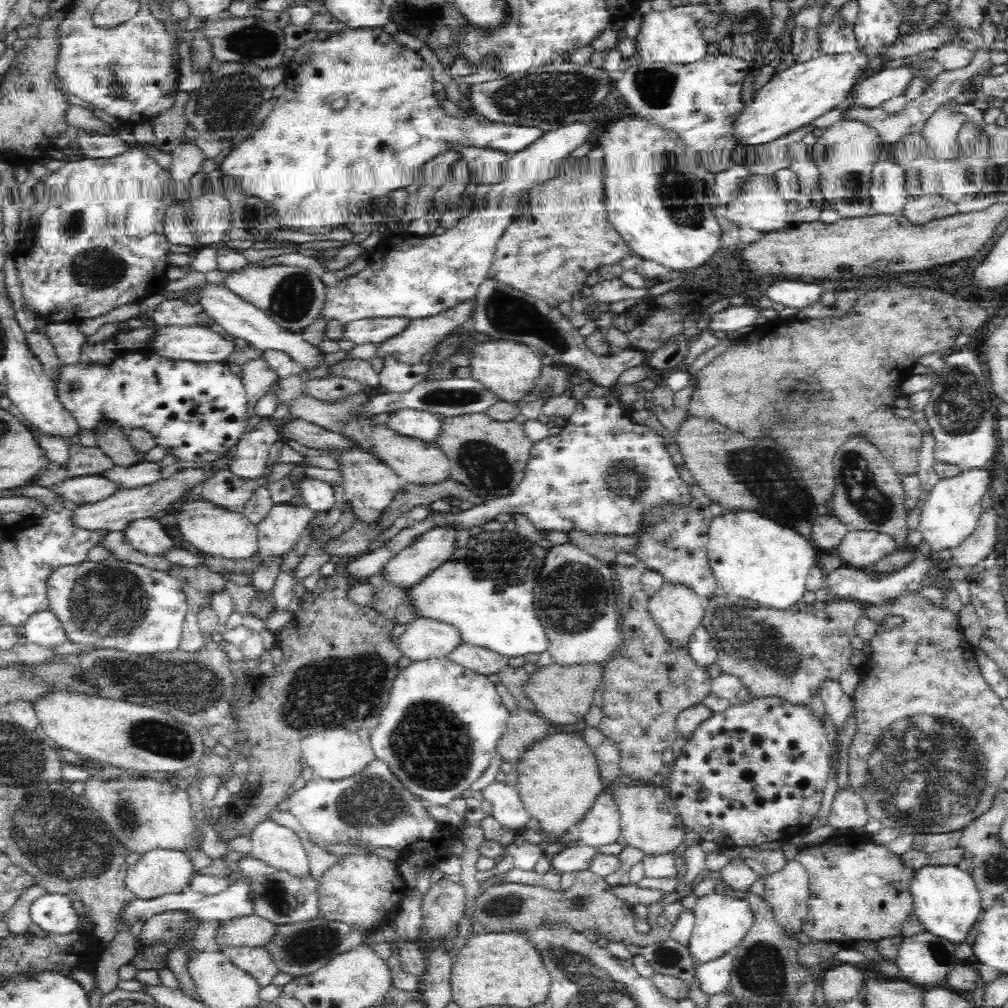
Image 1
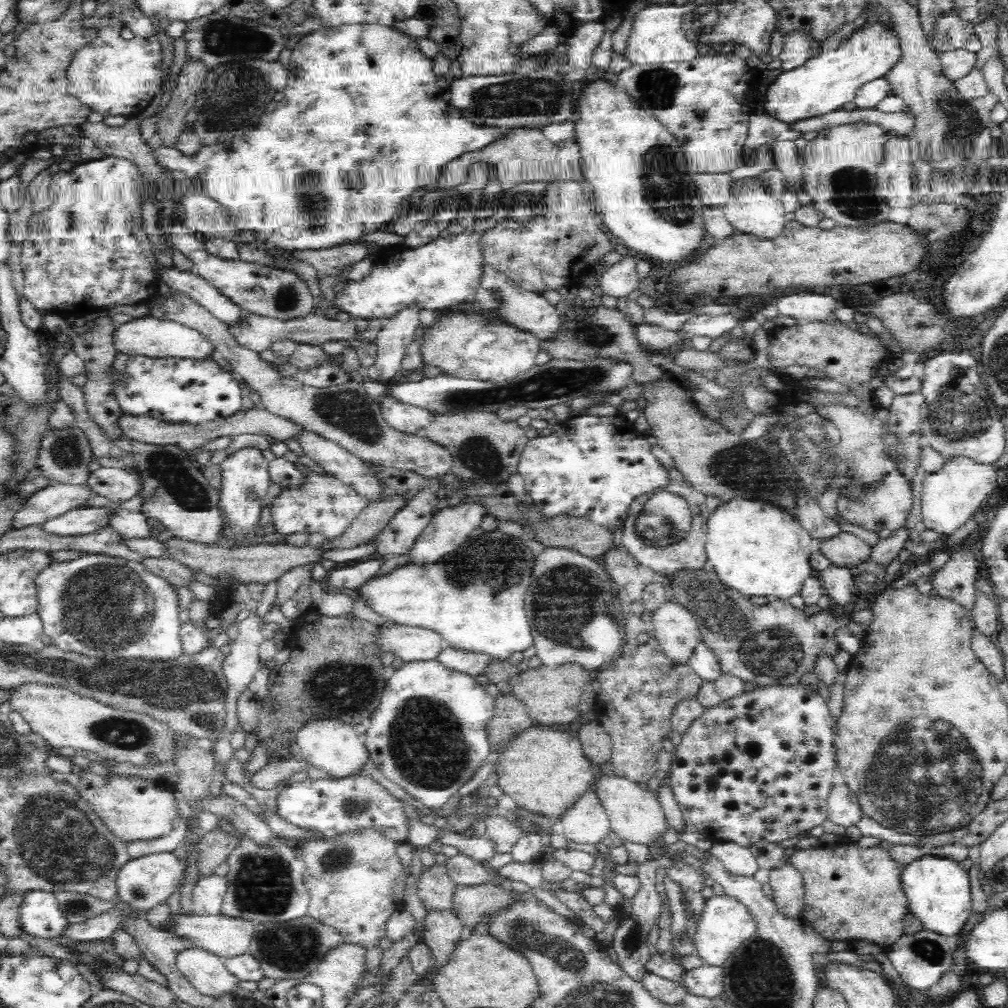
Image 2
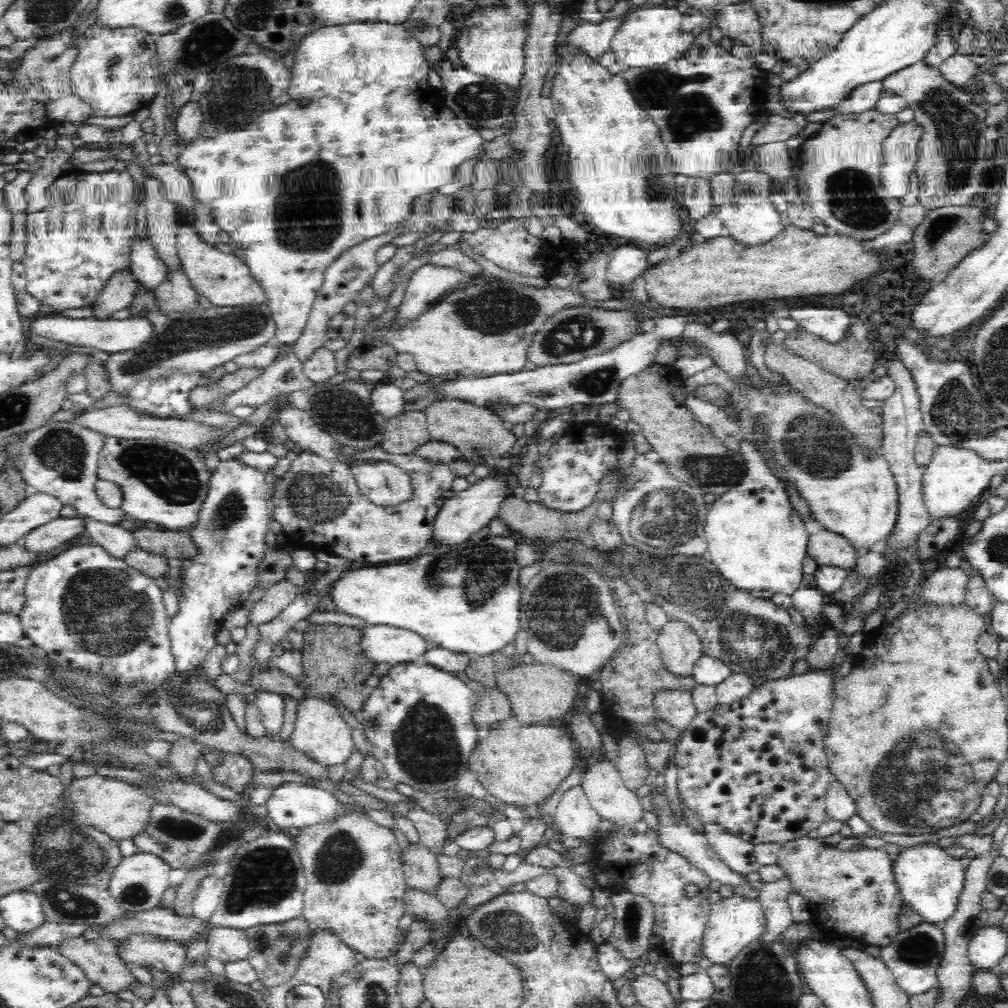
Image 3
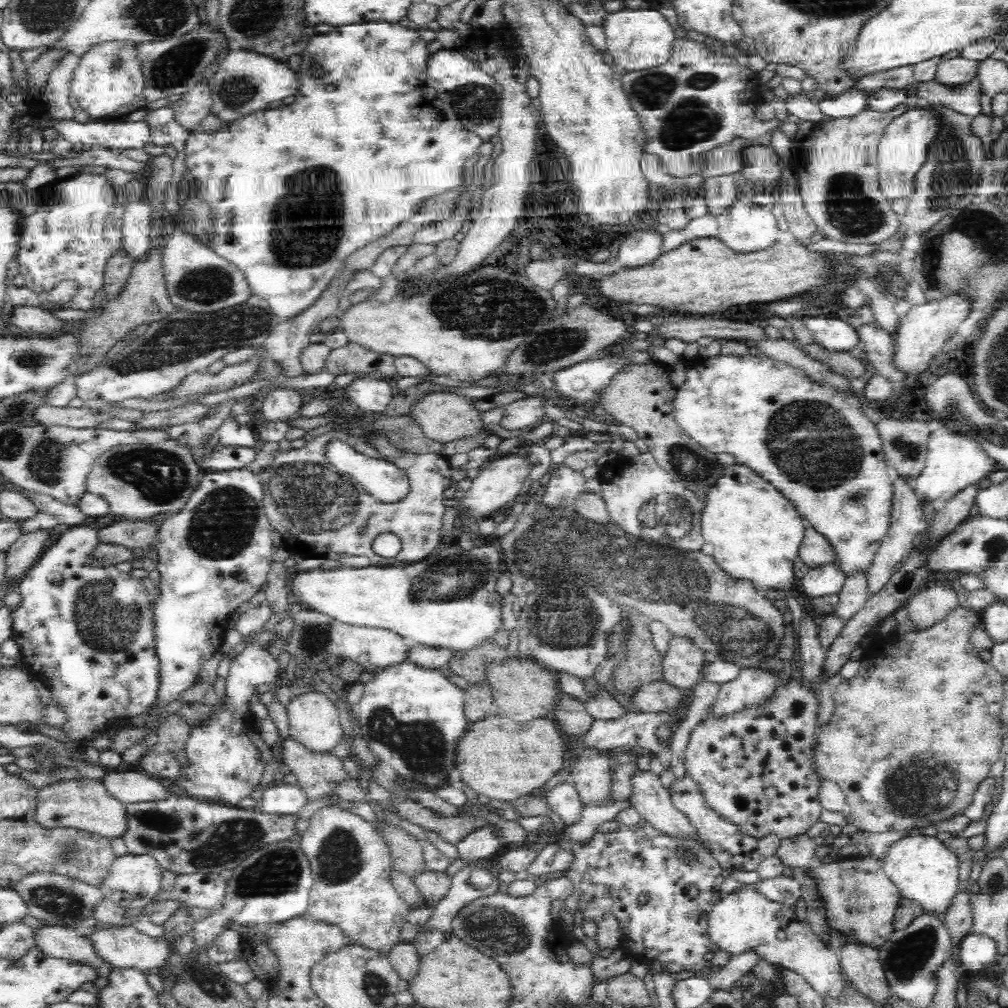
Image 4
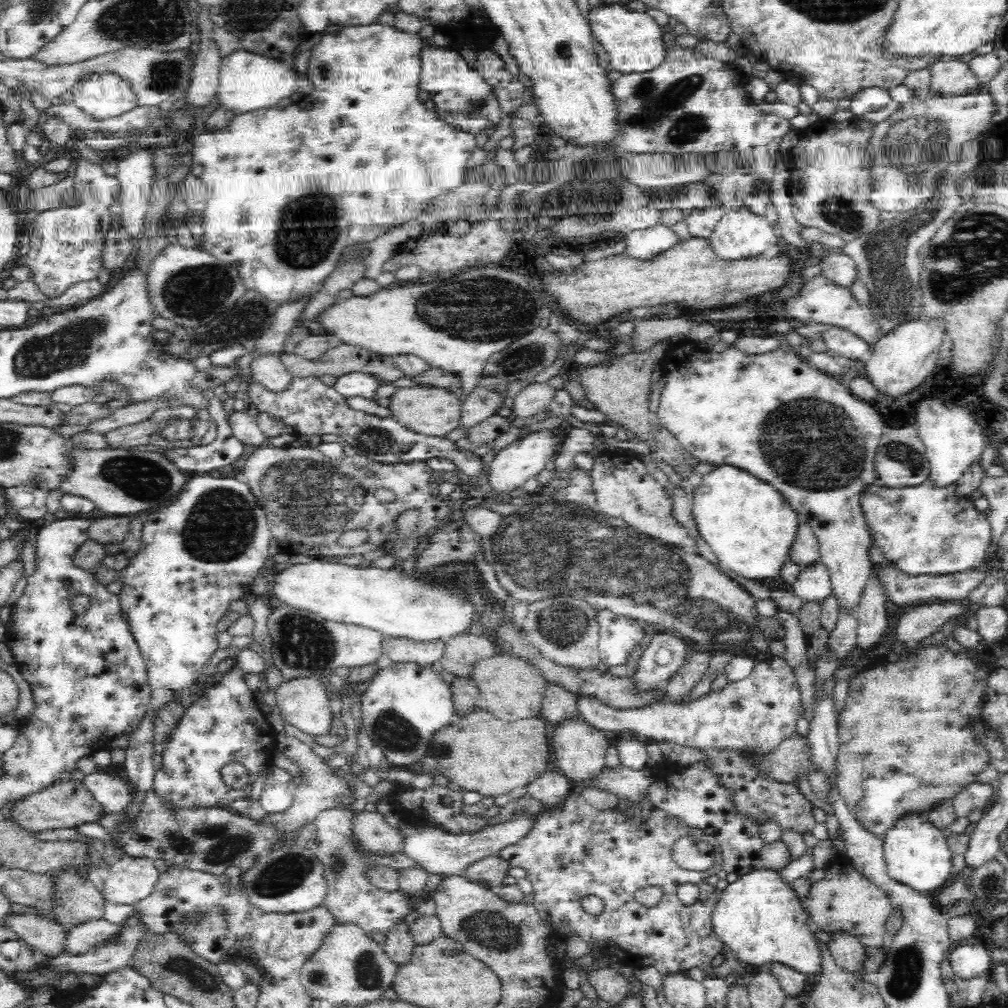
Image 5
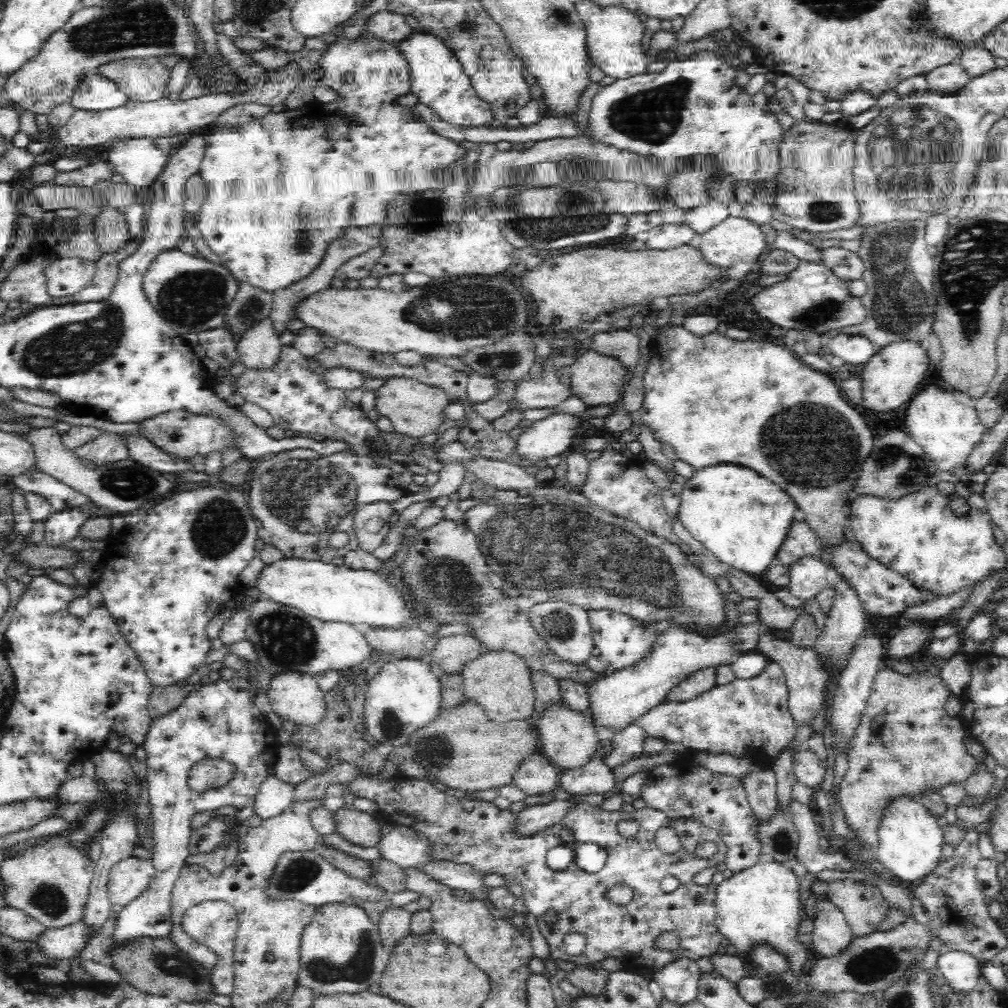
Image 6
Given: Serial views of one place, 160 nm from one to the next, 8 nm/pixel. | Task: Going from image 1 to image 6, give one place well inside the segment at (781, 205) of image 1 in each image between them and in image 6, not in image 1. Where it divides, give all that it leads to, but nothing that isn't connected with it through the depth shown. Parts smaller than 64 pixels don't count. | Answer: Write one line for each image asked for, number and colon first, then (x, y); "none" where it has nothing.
2: (751, 209)
3: (751, 218)
4: (744, 226)
5: (739, 233)
6: (734, 240)

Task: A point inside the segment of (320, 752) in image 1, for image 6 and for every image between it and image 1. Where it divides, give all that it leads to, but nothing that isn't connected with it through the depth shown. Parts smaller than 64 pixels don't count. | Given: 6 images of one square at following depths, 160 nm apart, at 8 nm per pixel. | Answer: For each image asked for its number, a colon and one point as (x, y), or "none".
2: (331, 746)
3: (320, 732)
4: (314, 723)
5: (304, 703)
6: (296, 697)

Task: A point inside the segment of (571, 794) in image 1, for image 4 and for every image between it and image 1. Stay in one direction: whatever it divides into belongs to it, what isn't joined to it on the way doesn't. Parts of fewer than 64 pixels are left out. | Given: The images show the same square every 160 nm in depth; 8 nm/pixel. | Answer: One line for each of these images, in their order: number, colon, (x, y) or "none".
2: (545, 771)
3: (521, 765)
4: (499, 758)

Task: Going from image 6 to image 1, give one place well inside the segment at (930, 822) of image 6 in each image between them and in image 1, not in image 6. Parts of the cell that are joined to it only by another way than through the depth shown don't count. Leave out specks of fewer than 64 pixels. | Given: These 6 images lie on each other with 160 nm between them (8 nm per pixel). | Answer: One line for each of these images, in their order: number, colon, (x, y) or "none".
1: (946, 899)
2: (938, 889)
3: (930, 881)
4: (924, 870)
5: (917, 855)

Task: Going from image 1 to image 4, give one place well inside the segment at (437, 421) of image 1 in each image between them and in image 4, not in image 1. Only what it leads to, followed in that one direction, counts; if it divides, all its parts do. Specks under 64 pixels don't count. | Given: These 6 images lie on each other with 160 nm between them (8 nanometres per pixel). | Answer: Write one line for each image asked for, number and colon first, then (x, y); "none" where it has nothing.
2: (412, 420)
3: (388, 399)
4: (373, 395)

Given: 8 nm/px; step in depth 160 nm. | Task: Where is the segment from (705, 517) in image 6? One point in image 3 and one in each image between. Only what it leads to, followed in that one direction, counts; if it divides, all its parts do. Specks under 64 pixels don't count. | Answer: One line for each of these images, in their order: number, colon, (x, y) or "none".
3: (757, 541)
4: (756, 532)
5: (749, 526)

